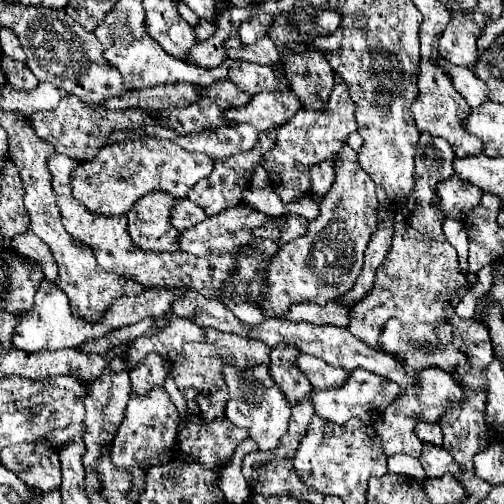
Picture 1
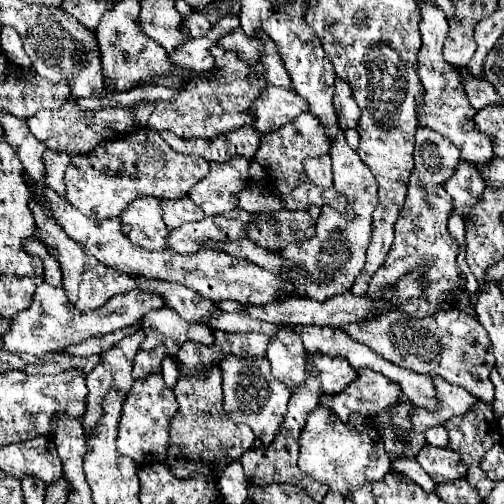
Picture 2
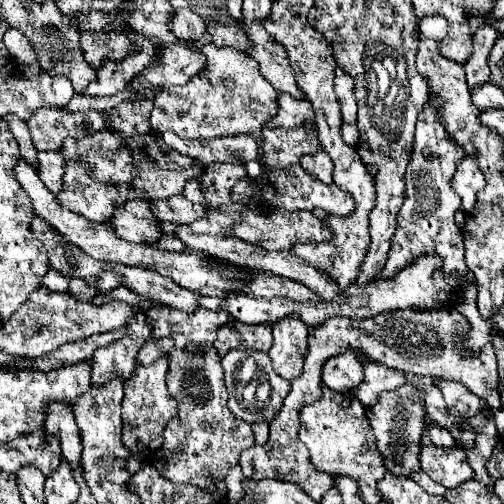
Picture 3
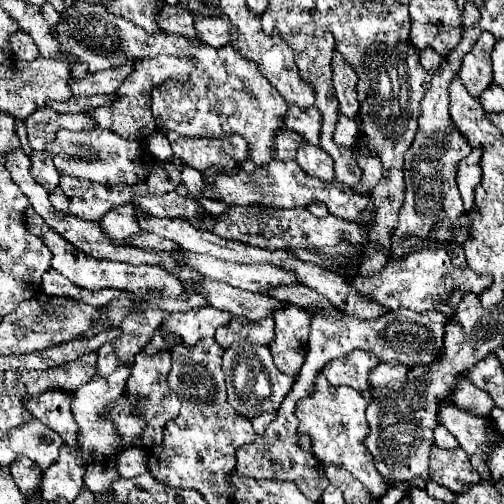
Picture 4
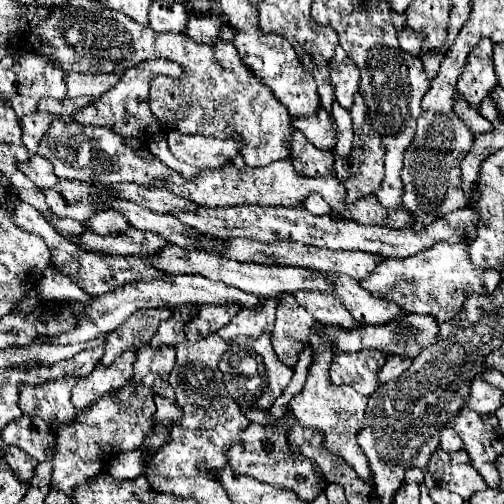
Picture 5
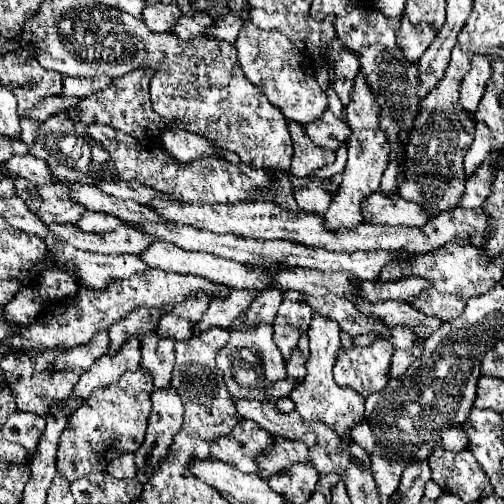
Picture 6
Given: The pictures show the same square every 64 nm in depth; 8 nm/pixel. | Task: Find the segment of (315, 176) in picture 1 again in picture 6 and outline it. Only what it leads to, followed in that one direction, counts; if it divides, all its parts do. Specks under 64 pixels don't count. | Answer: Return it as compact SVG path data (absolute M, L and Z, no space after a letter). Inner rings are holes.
M290 120L288 130L292 136L292 144L294 144L292 168L290 168L294 176L312 176L316 170L330 166L336 160L332 150L316 148L316 144L302 130L302 124L296 124Z

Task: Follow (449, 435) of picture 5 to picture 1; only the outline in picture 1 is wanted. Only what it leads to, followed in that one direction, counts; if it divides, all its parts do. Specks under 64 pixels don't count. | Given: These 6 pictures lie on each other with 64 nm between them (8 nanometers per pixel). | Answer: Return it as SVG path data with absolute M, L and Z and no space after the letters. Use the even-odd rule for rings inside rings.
M418 422L414 432L422 442L432 446L442 446L442 430L436 422Z

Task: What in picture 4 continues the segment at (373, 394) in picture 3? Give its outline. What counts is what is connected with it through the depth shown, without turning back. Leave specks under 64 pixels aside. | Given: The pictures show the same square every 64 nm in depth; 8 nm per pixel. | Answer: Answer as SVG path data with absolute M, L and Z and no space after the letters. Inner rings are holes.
M378 364L368 374L368 386L370 386L370 390L384 388L384 386L388 386L392 382L404 380L406 372L408 372L408 368L404 364Z

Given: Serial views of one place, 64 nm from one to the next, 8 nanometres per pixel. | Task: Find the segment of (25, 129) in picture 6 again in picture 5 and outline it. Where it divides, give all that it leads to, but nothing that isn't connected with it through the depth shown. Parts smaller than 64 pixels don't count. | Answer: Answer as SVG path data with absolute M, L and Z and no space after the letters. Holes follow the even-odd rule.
M36 112L30 116L24 116L24 120L20 120L22 124L22 144L28 148L30 154L36 154L42 136L48 132L52 120L66 120L68 122L76 122L74 116L56 116L50 112Z

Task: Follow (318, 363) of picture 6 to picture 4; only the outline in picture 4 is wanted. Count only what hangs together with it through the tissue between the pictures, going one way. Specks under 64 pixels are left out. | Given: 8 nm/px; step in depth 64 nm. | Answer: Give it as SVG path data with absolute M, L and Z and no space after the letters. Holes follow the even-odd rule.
M318 374L314 394L310 398L300 400L296 406L296 416L300 420L298 432L310 436L312 454L322 466L334 464L346 468L354 478L364 484L364 488L374 500L380 500L386 494L386 484L380 472L376 470L376 460L372 460L372 452L368 452L364 444L364 436L368 436L368 422L364 416L366 406L368 402L360 392L348 386L334 388L328 384L324 374Z

